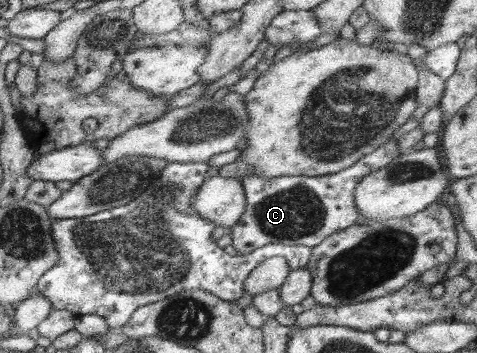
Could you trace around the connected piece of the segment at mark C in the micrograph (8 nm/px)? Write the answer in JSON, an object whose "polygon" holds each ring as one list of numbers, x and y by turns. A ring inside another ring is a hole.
{"polygon":[[398,139,389,140,369,155,365,154,351,168,339,173,318,177,304,174,277,178,261,178,251,174,243,178,246,210,232,227,230,236,233,247,243,255,269,243,315,248,333,233,363,221,354,198,354,189,363,177,391,165,400,155]]}

